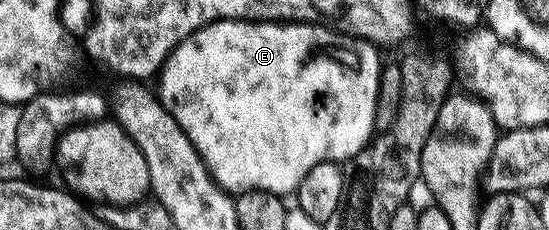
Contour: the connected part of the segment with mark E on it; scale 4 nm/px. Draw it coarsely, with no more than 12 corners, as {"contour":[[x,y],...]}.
{"contour":[[218,20],[164,61],[229,194],[376,132],[377,45]]}

